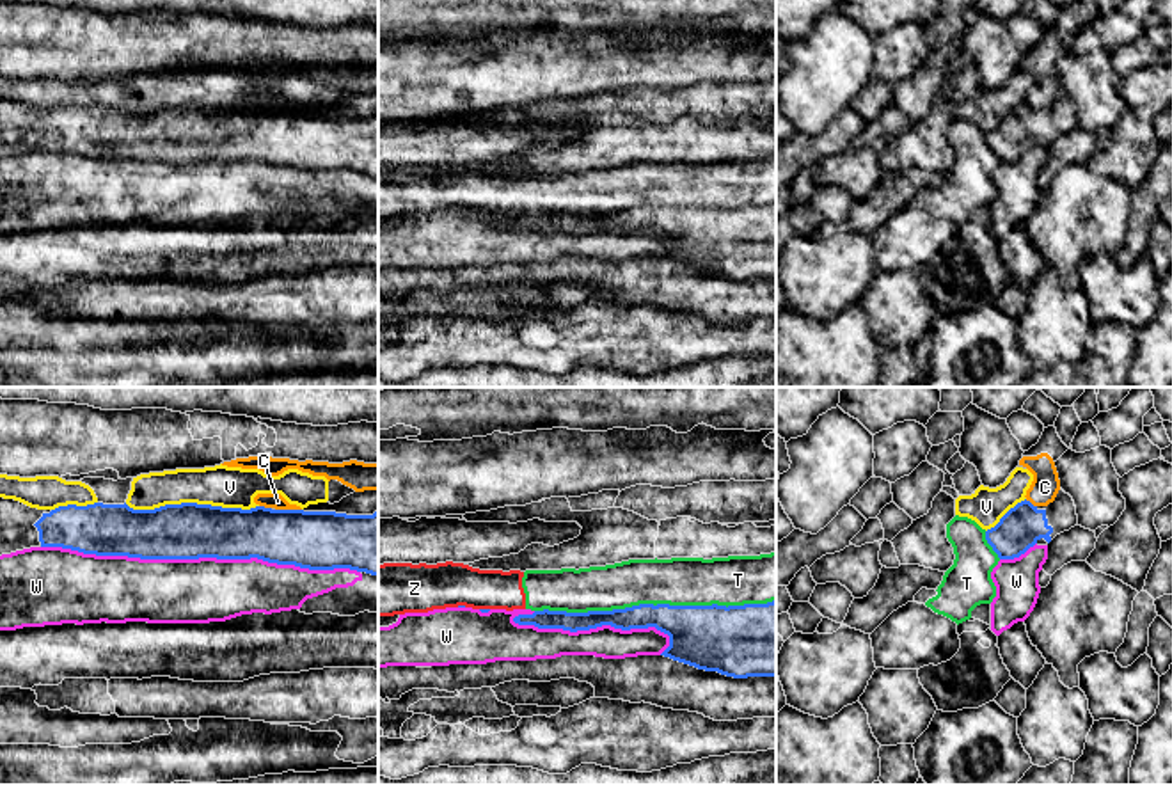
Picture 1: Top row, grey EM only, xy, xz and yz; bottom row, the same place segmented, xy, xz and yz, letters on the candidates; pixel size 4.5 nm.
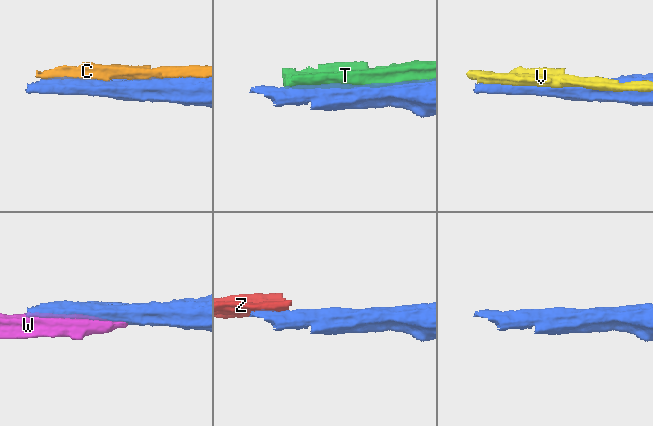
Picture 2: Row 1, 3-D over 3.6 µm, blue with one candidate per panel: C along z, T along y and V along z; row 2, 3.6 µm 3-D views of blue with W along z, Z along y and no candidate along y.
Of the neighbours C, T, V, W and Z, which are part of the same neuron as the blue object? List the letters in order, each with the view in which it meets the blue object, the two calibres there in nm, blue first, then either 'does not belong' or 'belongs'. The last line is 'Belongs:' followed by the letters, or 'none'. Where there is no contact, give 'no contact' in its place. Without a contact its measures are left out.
C: xy | 280/70 nm | does not belong
T: xz | 280/220 nm | does not belong
V: xy | 260/190 nm | does not belong
W: xy | 260/300 nm | does not belong
Z: xz | 20/200 nm | does not belong
Belongs: none

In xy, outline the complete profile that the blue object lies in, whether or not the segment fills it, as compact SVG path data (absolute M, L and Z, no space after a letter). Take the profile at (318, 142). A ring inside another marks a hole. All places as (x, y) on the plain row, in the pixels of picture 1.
M0 99L0 158L62 149L140 162L250 162L378 178L378 114L250 112L181 105L154 112L94 105L30 110Z

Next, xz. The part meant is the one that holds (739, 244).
M776 202L767 206L744 208L669 208L639 206L613 213L535 213L513 220L519 227L535 227L538 231L563 231L570 234L590 233L602 227L614 231L648 231L669 238L669 249L661 256L673 263L694 268L705 274L717 274L733 281L776 279Z

